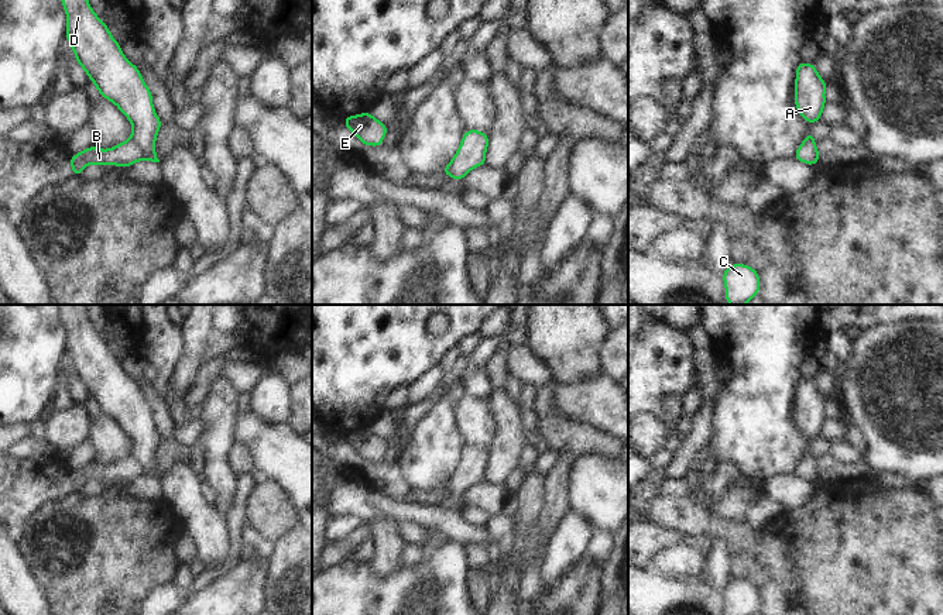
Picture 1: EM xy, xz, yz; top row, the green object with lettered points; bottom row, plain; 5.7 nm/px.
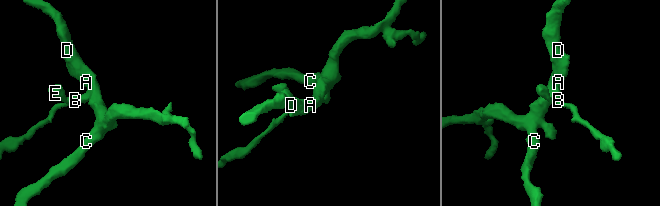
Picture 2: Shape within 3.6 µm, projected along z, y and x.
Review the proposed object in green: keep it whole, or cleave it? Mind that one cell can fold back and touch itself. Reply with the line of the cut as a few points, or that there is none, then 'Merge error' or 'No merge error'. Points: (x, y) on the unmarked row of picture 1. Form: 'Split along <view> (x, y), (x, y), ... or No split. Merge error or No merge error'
Split along xy (130, 454), (143, 469), (143, 474). Merge error

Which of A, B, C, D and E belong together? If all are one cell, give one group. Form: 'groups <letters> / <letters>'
groups A C D / B E

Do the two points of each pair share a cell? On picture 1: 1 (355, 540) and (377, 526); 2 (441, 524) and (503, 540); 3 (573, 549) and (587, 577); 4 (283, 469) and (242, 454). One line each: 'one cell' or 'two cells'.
1: two cells
2: two cells
3: two cells
4: two cells

